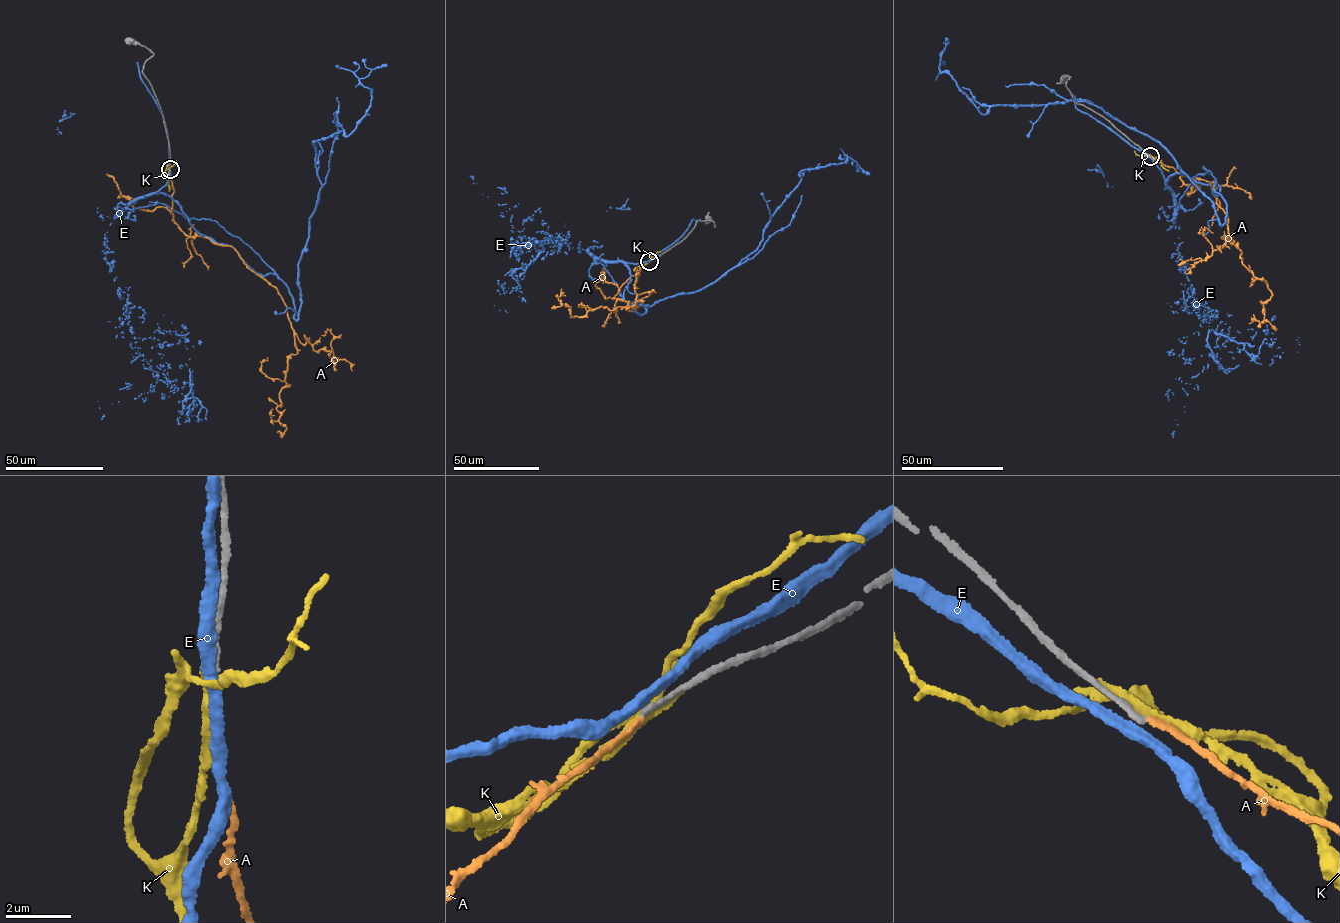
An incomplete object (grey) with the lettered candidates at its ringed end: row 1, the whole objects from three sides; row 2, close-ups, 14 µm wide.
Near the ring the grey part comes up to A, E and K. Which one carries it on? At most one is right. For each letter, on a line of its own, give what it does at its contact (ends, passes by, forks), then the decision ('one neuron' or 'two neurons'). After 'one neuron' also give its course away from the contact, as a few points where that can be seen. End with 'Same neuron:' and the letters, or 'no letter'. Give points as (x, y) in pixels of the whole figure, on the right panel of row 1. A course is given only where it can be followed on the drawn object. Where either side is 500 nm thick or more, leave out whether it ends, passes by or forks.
A: it ends; two neurons
E: it passes by; two neurons
K: it passes by; two neurons
Same neuron: no letter

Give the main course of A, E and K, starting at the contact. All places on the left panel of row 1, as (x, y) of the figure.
A: (170, 169), (180, 230), (233, 248), (277, 289), (300, 342), (304, 336), (337, 360), (333, 335), (321, 335)
E: (169, 169), (156, 192), (281, 280), (297, 320), (321, 184), (312, 143), (350, 134), (365, 116), (362, 60)
K: (169, 168), (169, 191)

